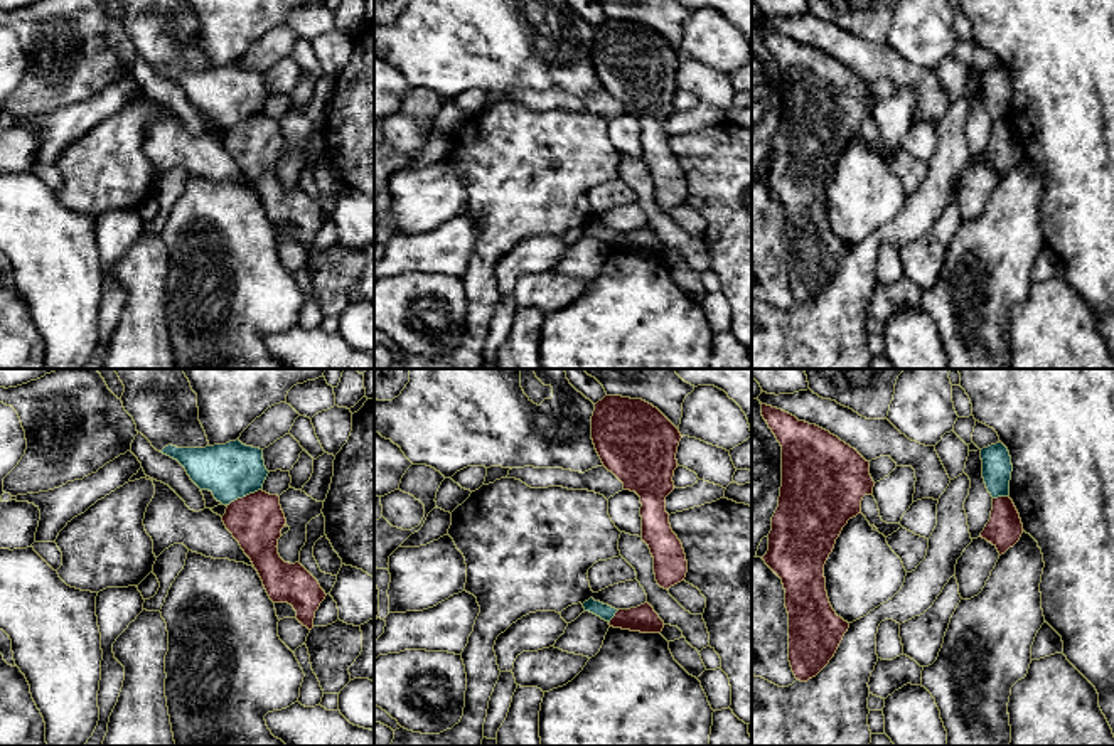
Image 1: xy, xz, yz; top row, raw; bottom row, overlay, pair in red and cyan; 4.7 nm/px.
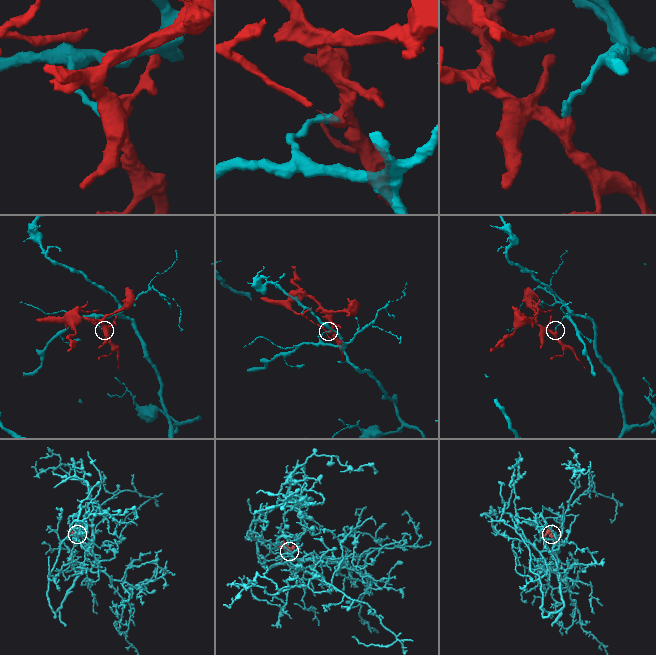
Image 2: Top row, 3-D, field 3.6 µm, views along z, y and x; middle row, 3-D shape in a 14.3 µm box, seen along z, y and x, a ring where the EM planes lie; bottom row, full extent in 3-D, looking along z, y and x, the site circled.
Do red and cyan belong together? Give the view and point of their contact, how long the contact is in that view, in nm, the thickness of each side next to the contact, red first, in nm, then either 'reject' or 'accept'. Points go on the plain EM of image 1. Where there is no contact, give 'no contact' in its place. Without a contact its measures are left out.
contact xy (243, 120); length 190 nm; calibres 260 and 260 nm; reject

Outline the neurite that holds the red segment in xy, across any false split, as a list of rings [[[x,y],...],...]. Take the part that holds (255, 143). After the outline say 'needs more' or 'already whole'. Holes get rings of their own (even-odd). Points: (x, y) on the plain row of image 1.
[[[258,113],[226,130],[222,145],[251,182],[270,222],[292,227],[297,242],[312,253],[315,234],[327,217],[300,185],[285,185],[278,177],[287,147],[280,120]]] | already whole

